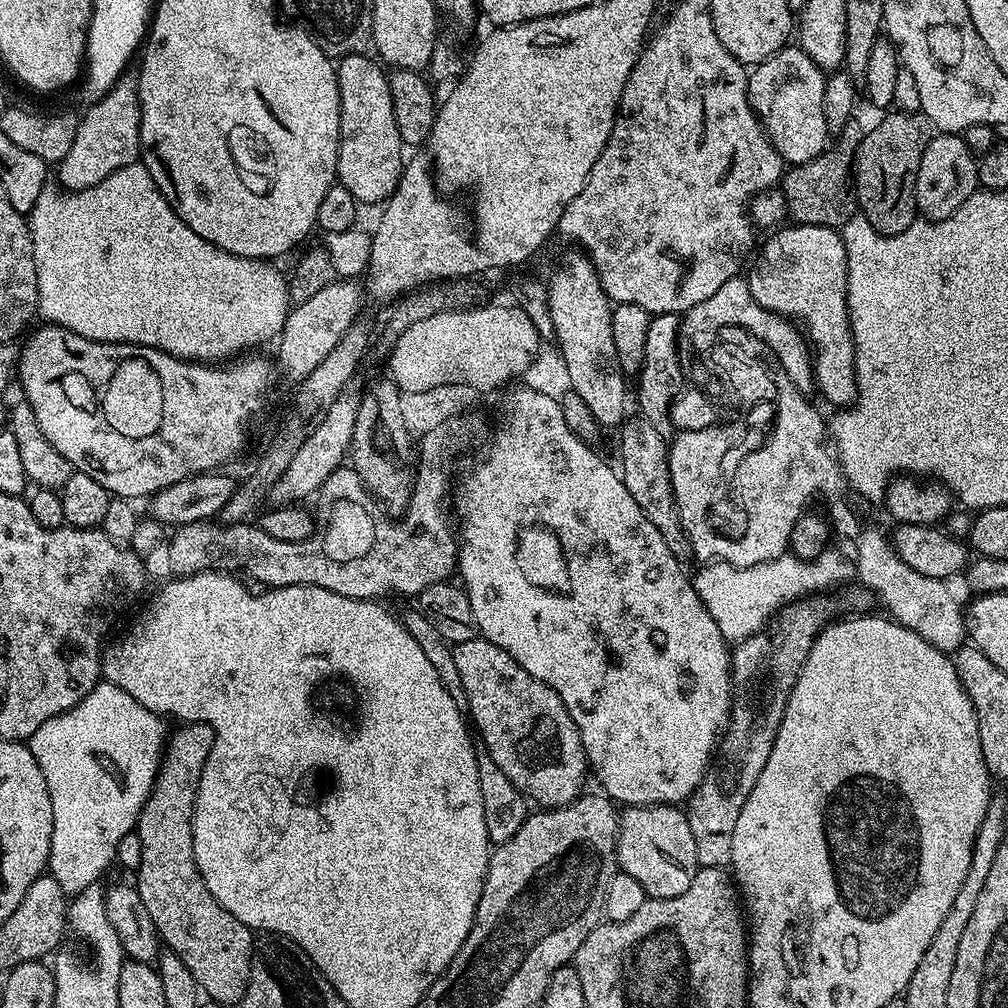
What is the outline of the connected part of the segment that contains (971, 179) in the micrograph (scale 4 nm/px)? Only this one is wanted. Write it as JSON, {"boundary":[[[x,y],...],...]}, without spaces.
{"boundary":[[[936,134],[931,137],[918,166],[915,186],[915,211],[925,220],[945,220],[966,198],[977,191],[977,157],[968,149],[963,135]]]}

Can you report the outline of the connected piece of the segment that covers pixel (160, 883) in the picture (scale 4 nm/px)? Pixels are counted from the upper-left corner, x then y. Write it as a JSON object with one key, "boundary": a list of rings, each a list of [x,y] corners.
{"boundary":[[[184,722],[179,727],[177,732],[175,729],[167,737],[156,781],[142,806],[134,829],[141,839],[141,864],[134,871],[134,887],[146,906],[146,914],[150,914],[154,922],[157,936],[166,945],[167,951],[178,954],[178,958],[186,962],[186,970],[194,974],[194,982],[201,993],[209,1000],[217,1000],[222,1006],[239,1005],[244,999],[250,978],[254,932],[238,922],[238,918],[234,918],[234,914],[230,914],[230,910],[222,907],[214,894],[206,890],[206,882],[202,882],[202,874],[194,862],[192,845],[192,815],[196,805],[196,791],[202,770],[206,766],[206,758],[212,753],[214,730],[209,724],[199,722]]]}

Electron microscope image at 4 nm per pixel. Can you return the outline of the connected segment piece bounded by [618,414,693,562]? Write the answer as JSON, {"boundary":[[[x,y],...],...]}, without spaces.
{"boundary":[[[636,414],[634,418],[625,419],[619,425],[620,431],[620,464],[619,471],[626,490],[630,490],[630,498],[642,506],[642,514],[658,526],[658,534],[662,534],[662,542],[670,546],[670,554],[674,554],[681,562],[693,559],[692,547],[688,544],[688,536],[678,514],[678,506],[674,498],[674,490],[670,482],[670,466],[668,465],[669,441],[643,416]]]}

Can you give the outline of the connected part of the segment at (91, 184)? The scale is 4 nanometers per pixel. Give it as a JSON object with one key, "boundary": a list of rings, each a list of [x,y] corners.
{"boundary":[[[124,74],[112,89],[98,103],[91,105],[83,117],[79,117],[74,134],[74,146],[70,146],[70,154],[58,161],[60,168],[60,184],[72,192],[80,192],[83,188],[95,189],[97,184],[104,183],[110,174],[114,174],[127,164],[135,164],[141,159],[140,150],[140,90],[135,79]]]}

